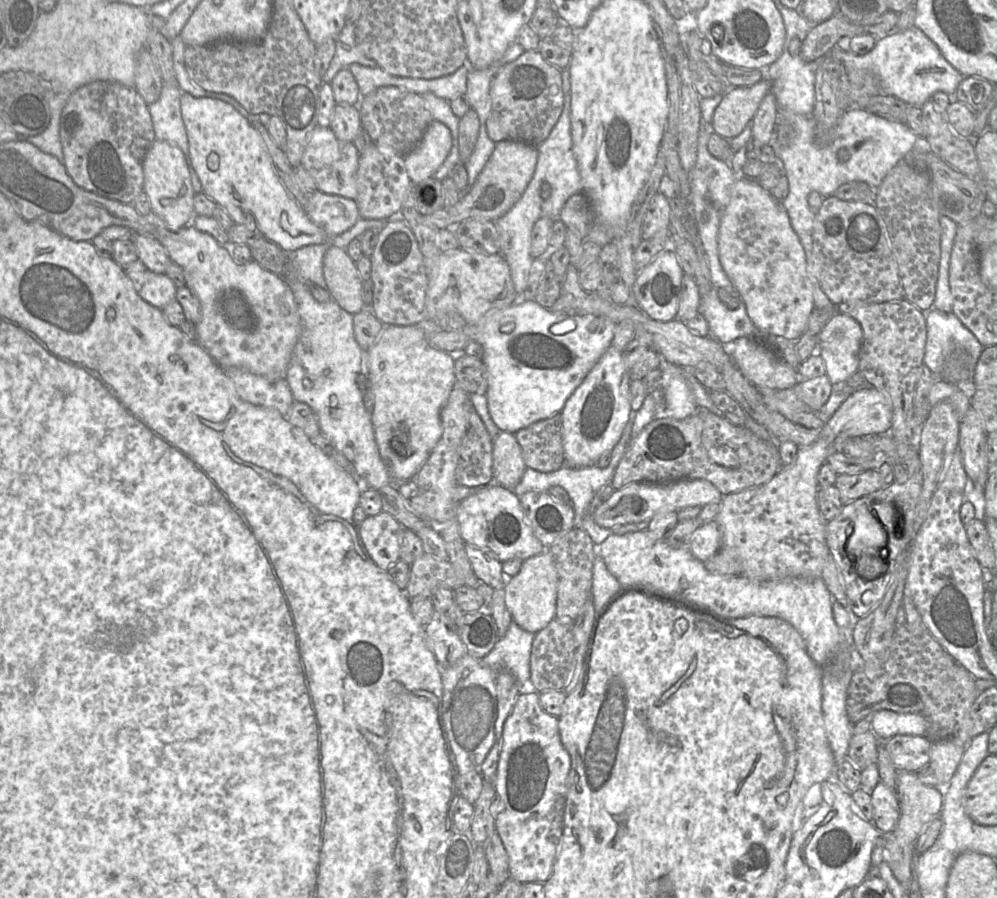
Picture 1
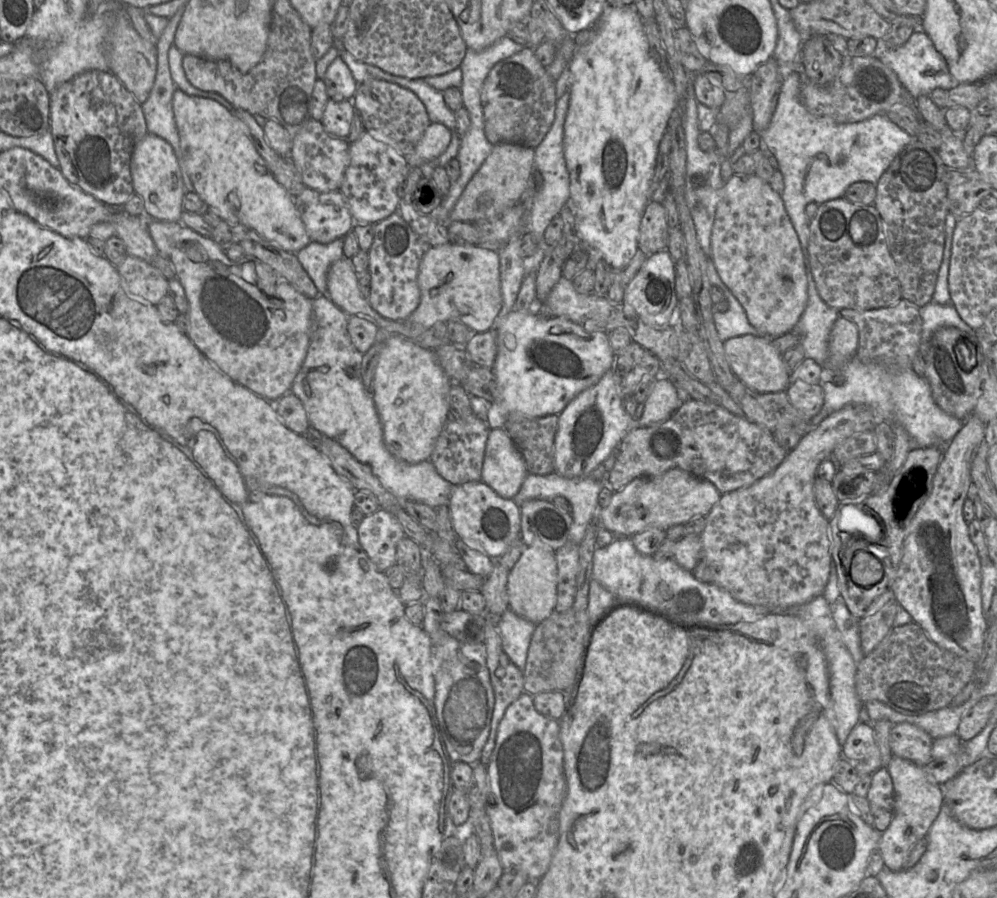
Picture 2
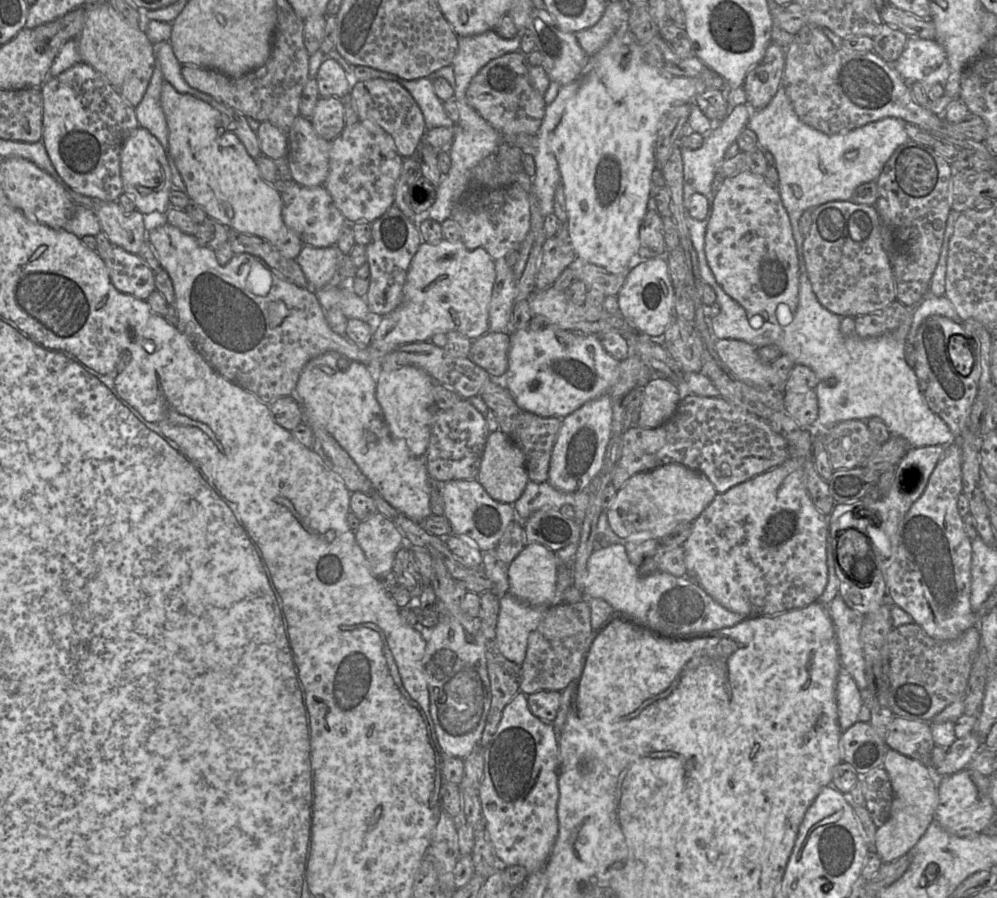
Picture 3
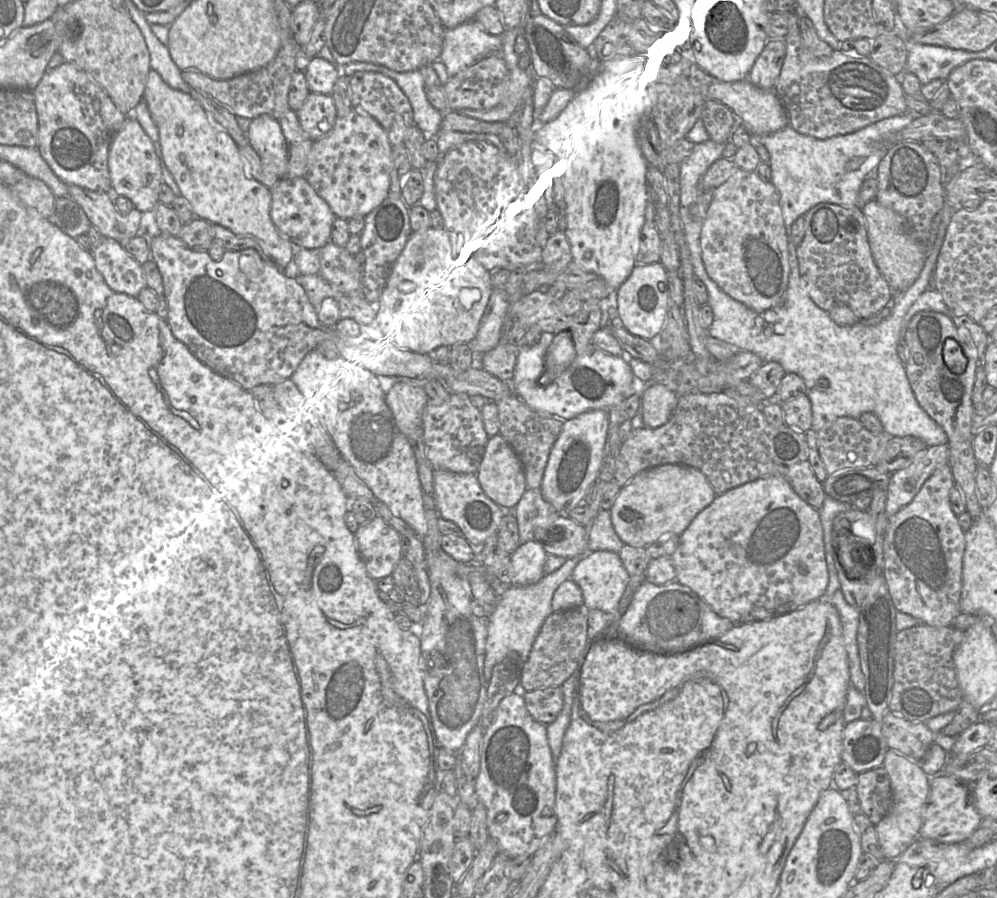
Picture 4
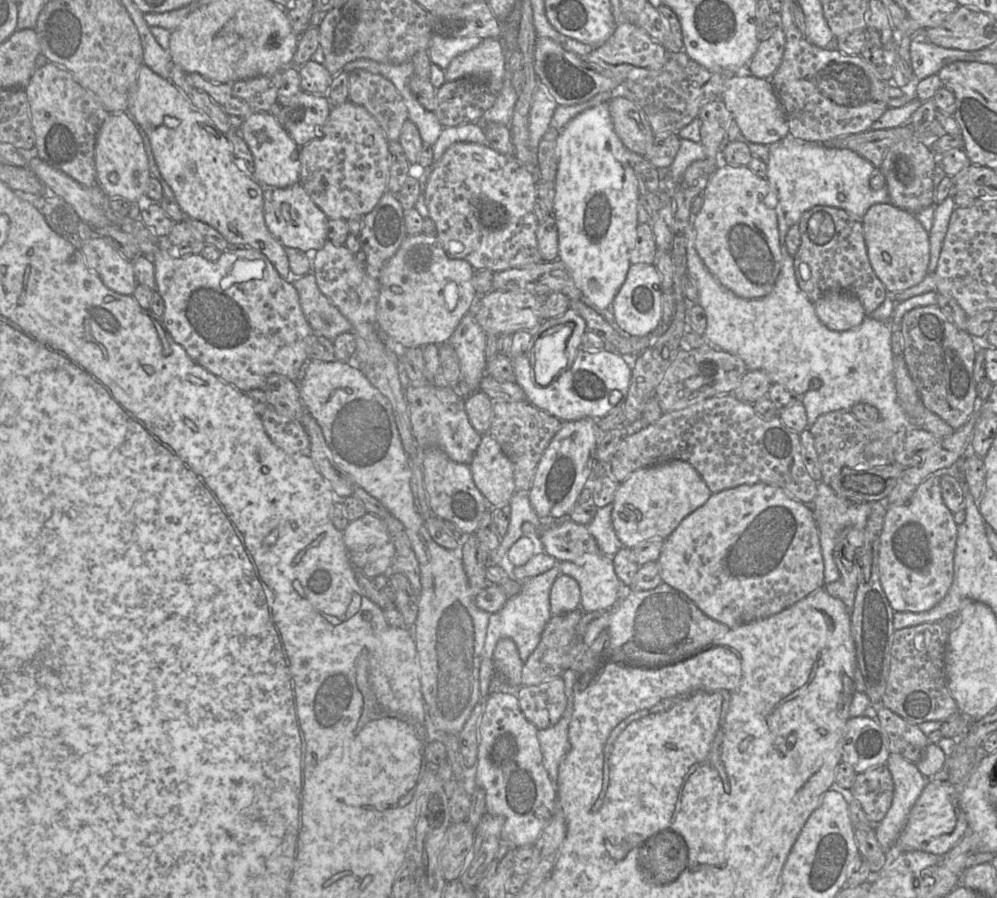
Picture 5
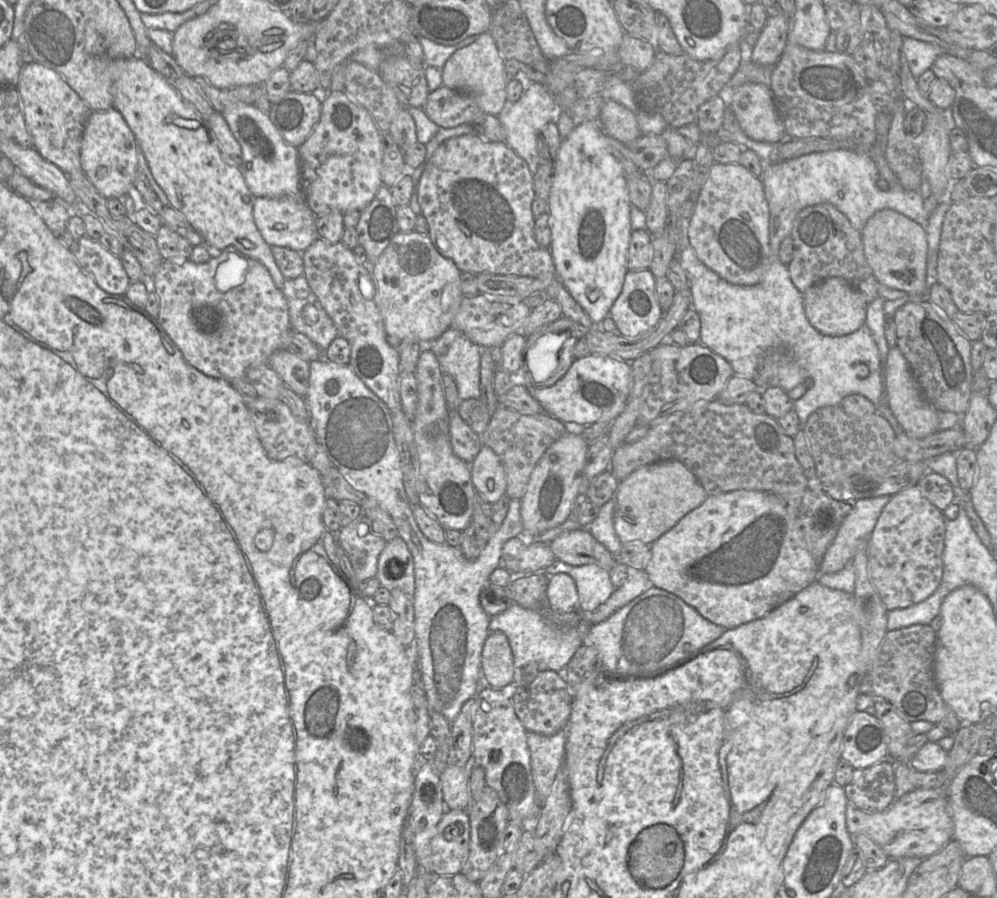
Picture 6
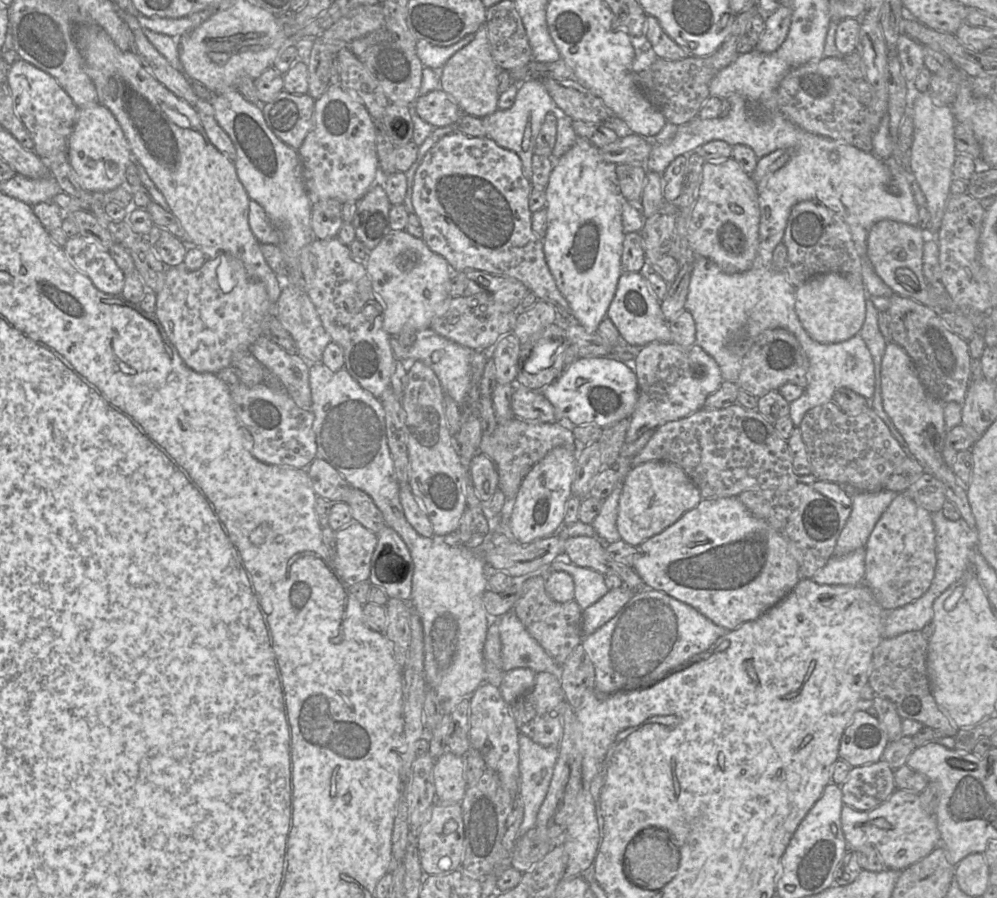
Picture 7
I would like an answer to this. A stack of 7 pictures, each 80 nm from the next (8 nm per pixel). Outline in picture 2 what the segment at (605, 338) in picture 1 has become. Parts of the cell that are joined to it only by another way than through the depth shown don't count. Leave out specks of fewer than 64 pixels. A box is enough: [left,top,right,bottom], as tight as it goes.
[487,310,614,429]

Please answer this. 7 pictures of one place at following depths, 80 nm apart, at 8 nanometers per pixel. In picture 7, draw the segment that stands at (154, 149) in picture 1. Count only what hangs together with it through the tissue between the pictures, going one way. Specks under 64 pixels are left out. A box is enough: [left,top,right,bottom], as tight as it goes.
[67,103,132,193]

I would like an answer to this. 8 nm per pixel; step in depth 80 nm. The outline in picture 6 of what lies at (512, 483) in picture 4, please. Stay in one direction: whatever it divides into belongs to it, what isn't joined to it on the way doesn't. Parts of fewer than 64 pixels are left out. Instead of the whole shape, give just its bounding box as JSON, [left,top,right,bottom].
[469,445,506,505]

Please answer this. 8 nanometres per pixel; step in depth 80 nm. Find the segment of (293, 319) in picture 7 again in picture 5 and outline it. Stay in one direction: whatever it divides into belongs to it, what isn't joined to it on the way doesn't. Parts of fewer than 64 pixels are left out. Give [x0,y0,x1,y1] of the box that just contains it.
[290,273,352,342]

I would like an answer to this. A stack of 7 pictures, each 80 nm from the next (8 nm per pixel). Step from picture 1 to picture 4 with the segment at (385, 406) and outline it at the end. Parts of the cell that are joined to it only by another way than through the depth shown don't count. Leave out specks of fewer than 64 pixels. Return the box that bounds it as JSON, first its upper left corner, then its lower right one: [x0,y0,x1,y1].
[377,376,429,440]

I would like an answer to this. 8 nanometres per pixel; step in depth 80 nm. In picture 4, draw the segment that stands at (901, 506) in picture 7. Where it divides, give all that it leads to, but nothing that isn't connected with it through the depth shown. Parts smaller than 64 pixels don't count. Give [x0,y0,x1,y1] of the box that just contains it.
[883,463,965,627]

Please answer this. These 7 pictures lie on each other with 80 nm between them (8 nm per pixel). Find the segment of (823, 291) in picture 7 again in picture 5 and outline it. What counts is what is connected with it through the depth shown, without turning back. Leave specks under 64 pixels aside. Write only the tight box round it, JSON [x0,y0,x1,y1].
[814,291,866,331]

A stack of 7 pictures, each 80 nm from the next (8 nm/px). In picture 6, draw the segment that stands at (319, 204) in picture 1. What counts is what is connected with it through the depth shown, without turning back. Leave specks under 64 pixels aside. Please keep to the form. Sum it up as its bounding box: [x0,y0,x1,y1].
[253,197,318,253]

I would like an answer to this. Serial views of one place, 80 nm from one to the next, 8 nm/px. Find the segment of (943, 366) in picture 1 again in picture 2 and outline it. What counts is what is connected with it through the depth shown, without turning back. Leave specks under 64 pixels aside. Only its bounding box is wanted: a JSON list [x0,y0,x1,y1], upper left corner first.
[919,301,981,357]

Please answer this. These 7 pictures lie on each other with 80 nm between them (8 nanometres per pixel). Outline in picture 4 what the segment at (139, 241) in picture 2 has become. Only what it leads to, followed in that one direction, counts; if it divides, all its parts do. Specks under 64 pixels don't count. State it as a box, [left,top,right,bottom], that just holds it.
[67,185,143,242]

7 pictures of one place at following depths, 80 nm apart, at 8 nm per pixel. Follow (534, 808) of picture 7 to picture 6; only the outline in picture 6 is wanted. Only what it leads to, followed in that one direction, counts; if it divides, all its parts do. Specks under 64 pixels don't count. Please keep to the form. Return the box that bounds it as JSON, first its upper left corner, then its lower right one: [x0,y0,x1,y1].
[527,727,566,803]

